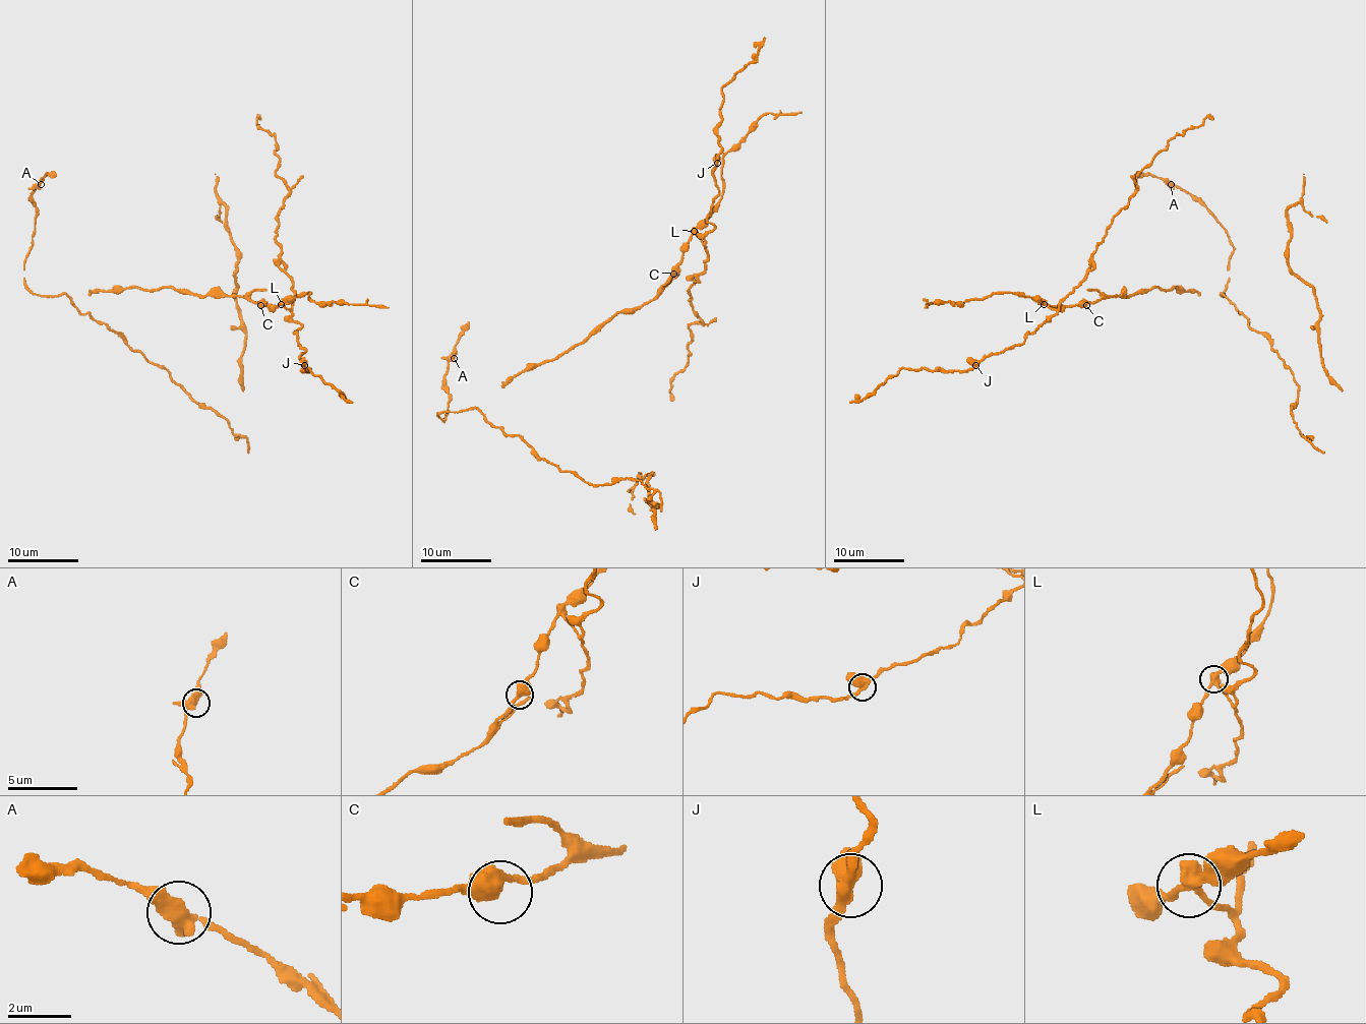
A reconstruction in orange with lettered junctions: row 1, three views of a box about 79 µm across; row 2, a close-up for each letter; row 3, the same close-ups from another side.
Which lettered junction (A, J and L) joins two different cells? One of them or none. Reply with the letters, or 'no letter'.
L

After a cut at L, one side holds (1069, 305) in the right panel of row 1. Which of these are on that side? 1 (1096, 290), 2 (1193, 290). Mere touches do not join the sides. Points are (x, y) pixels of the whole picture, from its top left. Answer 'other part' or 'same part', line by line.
1: same part
2: same part

